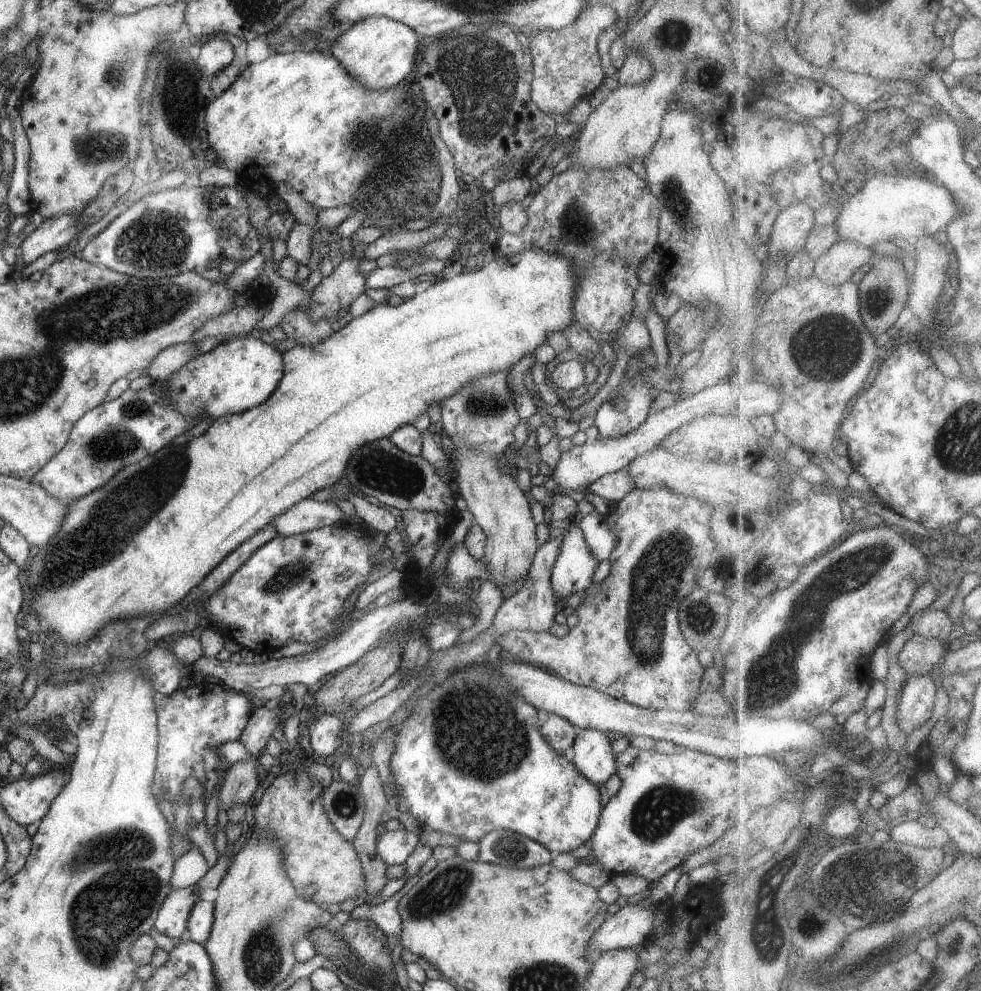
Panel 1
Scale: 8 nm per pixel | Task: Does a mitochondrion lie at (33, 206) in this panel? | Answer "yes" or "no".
no

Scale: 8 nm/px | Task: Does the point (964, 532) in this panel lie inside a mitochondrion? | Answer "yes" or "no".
no

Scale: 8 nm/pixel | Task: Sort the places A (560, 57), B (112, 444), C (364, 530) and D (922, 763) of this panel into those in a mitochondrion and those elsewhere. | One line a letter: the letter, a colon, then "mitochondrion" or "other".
A: other
B: mitochondrion
C: other
D: other

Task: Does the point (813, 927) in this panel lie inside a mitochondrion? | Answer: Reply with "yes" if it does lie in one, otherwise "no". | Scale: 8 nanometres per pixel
yes

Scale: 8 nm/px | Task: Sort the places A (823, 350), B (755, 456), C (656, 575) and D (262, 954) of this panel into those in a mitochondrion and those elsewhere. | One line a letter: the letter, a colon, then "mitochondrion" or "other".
A: mitochondrion
B: other
C: mitochondrion
D: mitochondrion

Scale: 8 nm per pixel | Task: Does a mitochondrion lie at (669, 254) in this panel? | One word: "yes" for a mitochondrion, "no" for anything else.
yes

